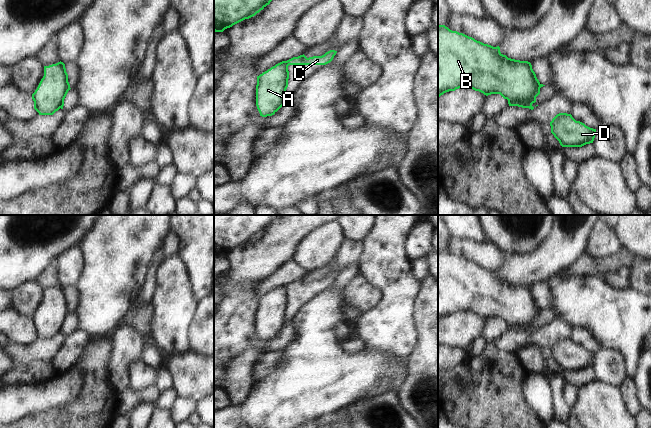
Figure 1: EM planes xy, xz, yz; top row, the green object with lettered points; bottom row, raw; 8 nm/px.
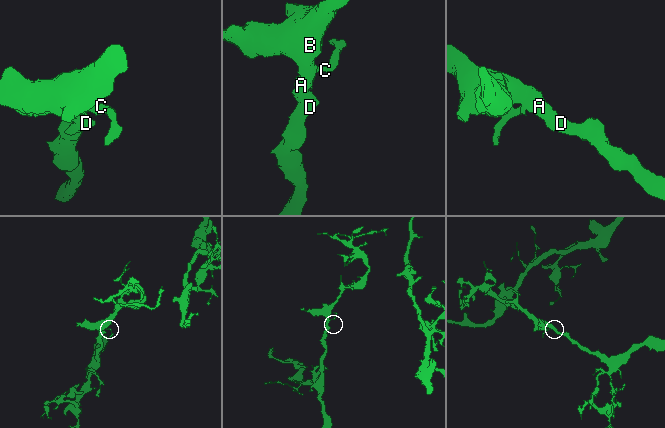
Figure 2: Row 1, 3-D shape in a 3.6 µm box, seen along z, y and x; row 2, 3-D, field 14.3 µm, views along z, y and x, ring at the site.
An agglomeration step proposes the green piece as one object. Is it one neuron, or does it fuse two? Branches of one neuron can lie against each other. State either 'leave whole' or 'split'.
split

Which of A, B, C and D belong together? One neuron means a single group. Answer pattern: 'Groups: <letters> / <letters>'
Groups: A B D / C.

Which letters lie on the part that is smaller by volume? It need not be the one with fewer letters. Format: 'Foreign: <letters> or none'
Foreign: C.

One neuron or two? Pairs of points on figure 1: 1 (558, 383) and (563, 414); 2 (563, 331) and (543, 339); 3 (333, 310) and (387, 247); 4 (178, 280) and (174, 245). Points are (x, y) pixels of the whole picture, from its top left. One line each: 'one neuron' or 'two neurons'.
1: one neuron
2: one neuron
3: two neurons
4: two neurons

